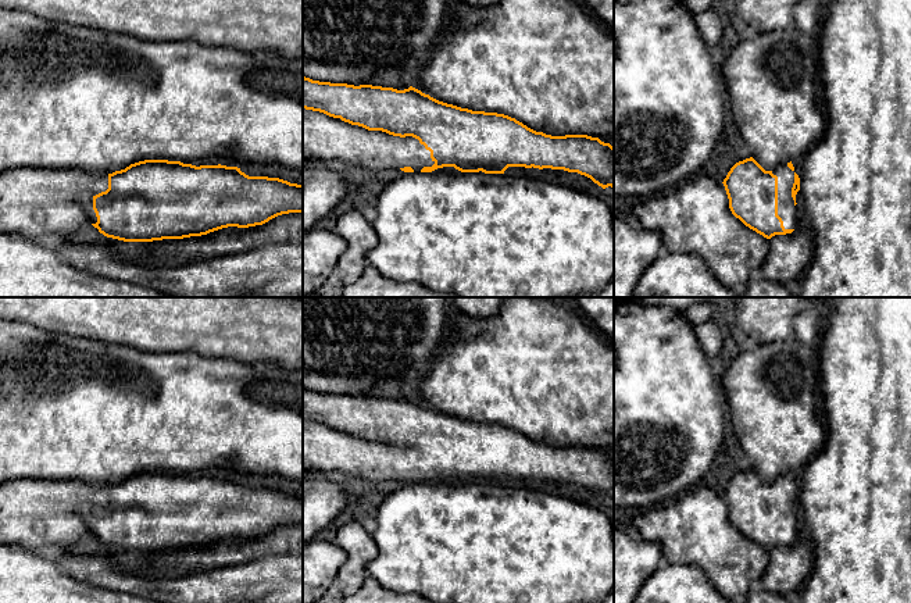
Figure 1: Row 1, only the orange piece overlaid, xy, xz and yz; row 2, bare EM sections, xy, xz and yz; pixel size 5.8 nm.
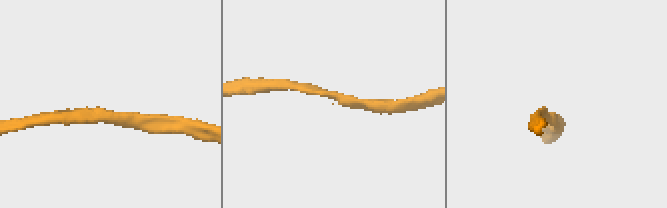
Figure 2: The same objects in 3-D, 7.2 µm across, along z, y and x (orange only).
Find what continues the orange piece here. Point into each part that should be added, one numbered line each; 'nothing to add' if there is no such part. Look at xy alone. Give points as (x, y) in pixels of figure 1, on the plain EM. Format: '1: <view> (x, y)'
1: xy (38, 514)

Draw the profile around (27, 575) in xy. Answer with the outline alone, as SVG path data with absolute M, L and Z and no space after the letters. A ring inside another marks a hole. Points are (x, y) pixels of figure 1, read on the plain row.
M0 543L0 603L160 603L67 575L43 552Z

